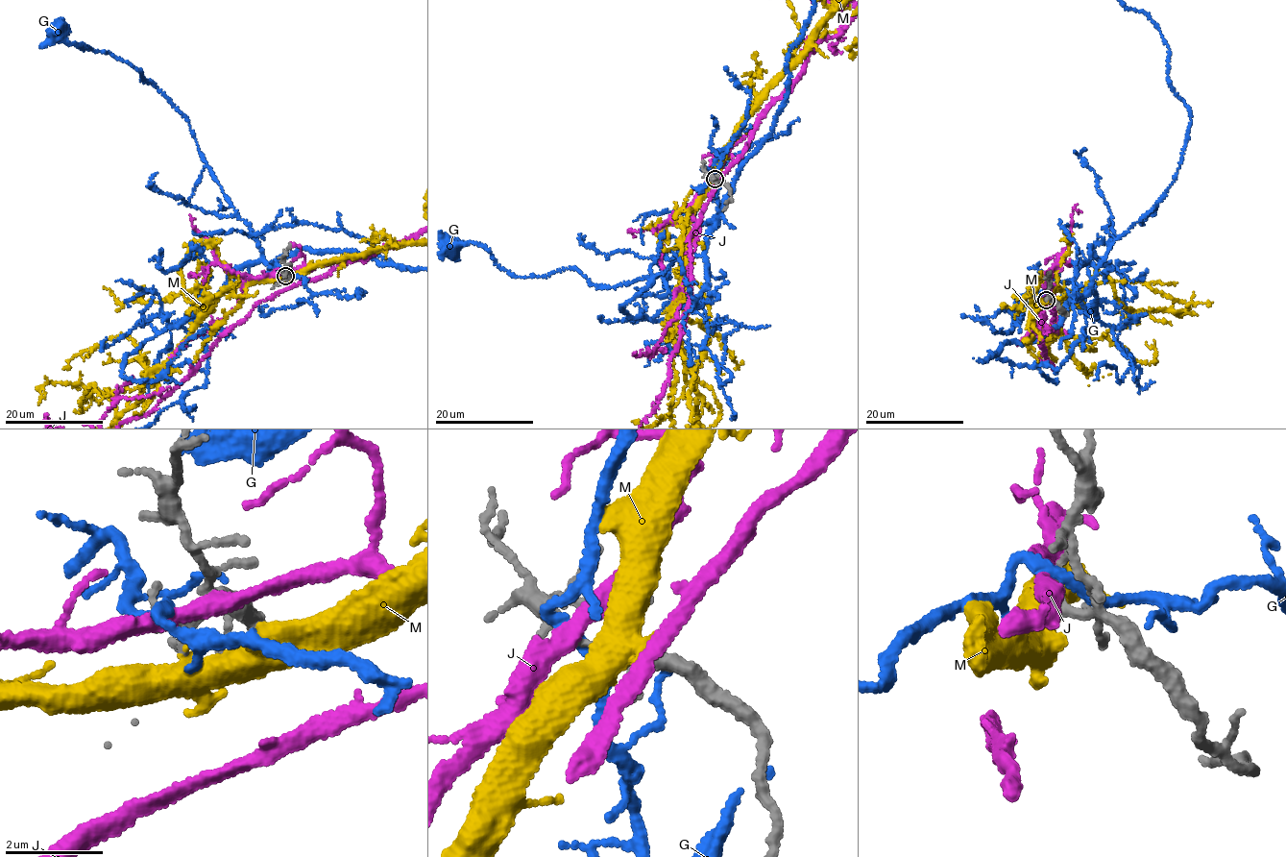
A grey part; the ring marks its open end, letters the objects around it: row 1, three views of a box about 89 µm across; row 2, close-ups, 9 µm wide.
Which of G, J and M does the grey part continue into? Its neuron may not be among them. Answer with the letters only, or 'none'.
M

